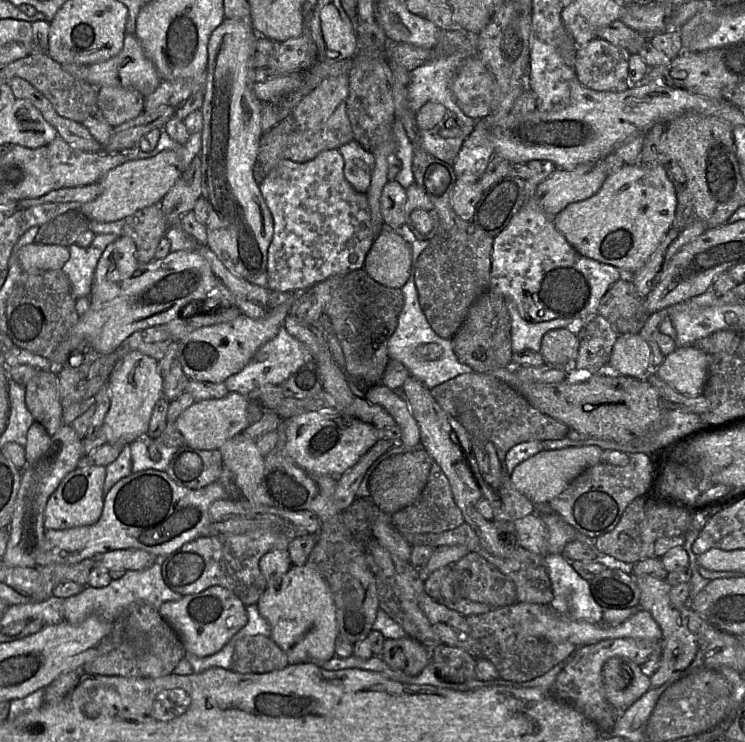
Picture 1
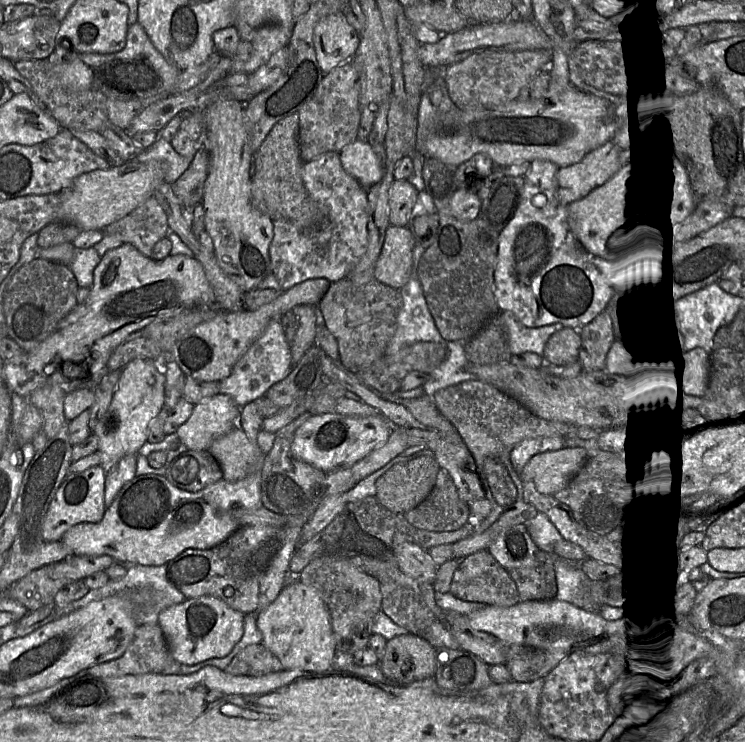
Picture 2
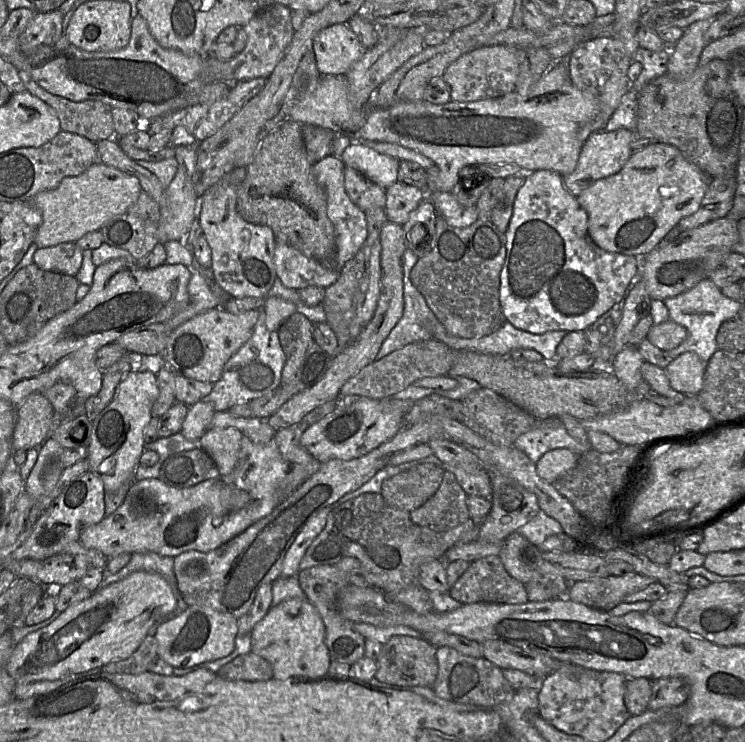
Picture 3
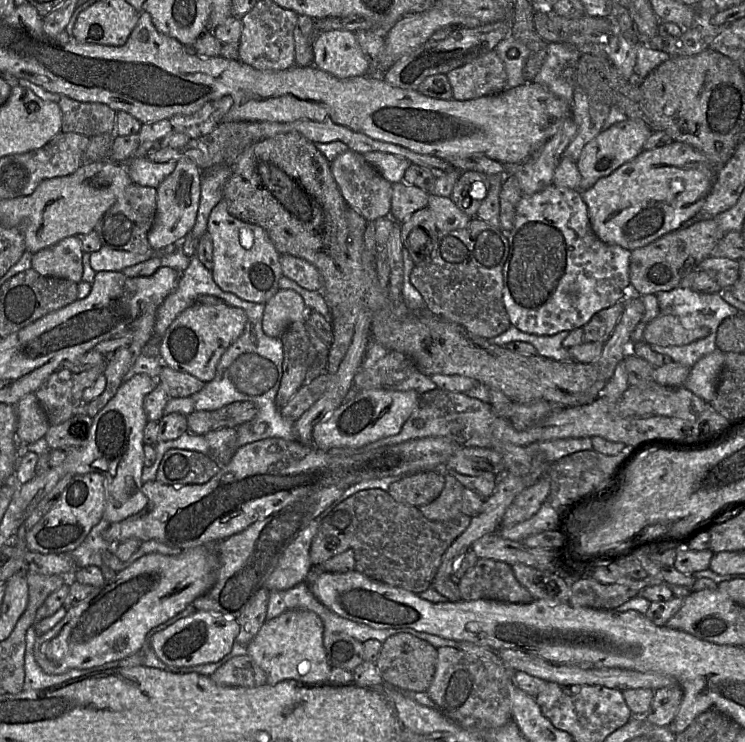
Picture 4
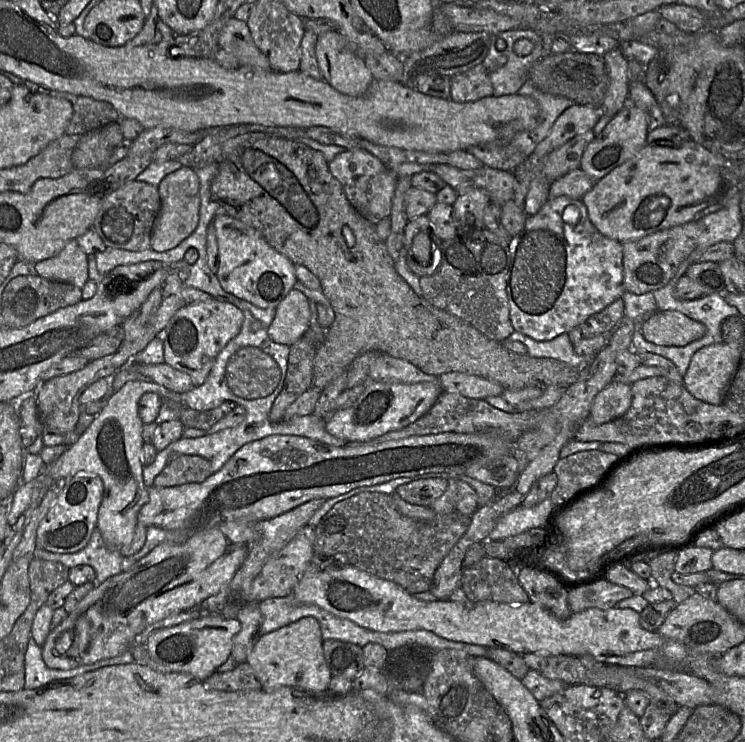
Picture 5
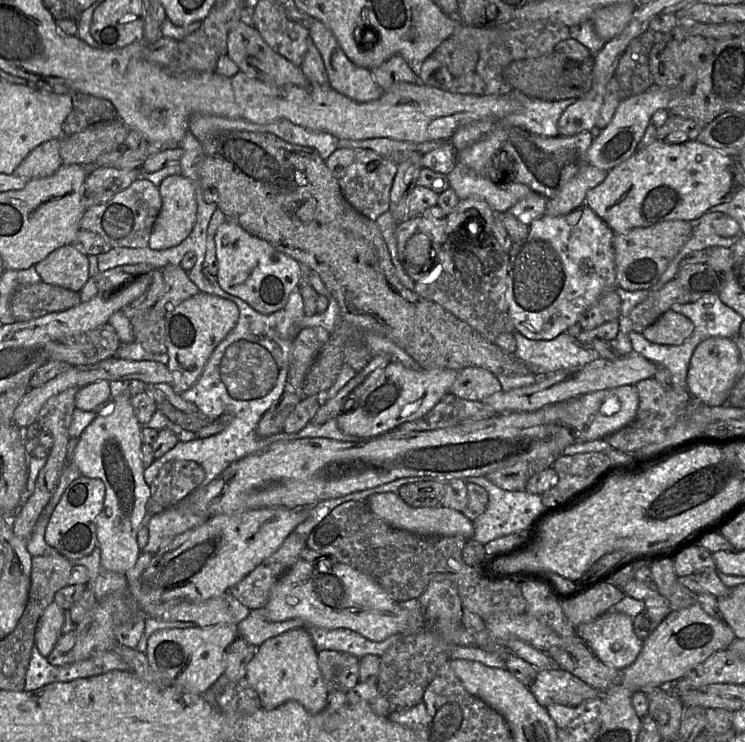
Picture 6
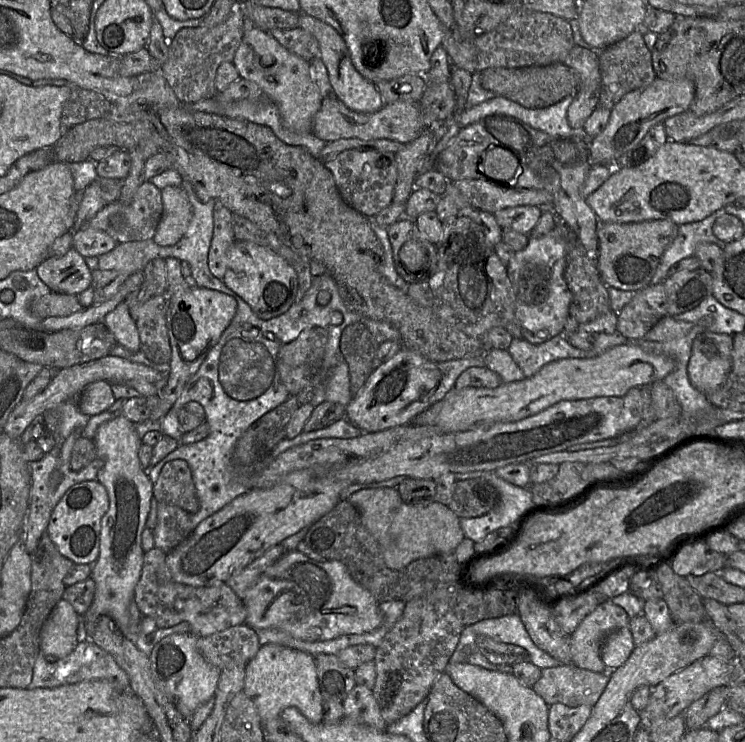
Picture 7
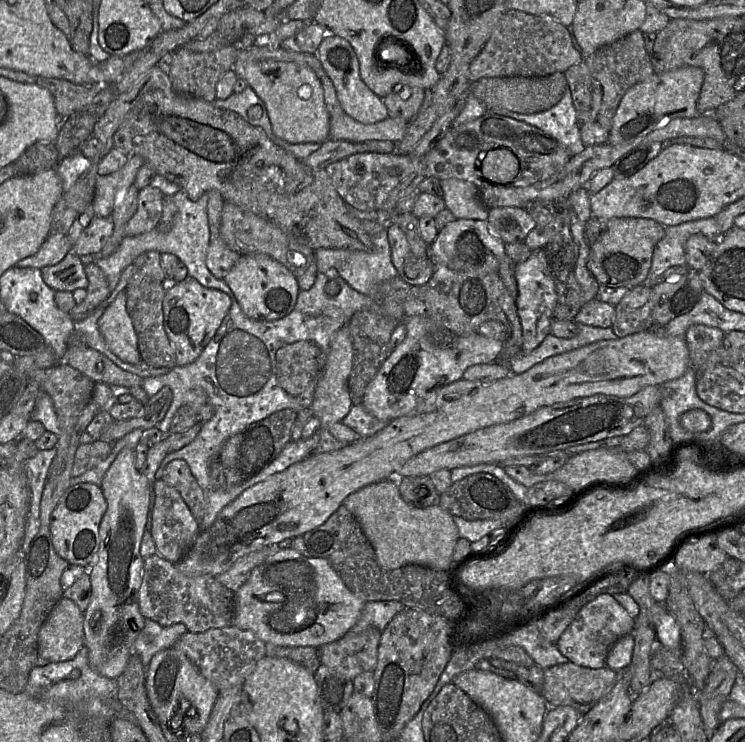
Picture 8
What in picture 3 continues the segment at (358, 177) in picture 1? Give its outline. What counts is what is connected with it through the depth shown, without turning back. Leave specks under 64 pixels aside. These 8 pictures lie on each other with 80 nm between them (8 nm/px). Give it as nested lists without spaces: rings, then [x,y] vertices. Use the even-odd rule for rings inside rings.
[[[352,141],[343,151],[341,160],[375,184],[388,188],[398,181],[400,160],[381,154],[360,141]]]

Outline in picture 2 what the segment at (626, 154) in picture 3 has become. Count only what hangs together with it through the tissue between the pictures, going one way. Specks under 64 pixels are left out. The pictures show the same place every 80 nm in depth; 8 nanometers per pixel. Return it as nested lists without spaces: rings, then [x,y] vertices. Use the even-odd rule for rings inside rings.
[[[611,140],[587,153],[581,161],[558,167],[557,196],[562,205],[587,196],[620,168],[620,149]]]

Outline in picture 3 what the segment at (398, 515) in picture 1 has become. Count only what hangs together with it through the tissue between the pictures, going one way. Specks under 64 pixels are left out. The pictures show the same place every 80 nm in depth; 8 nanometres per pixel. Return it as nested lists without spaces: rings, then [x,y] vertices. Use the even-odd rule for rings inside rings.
[[[449,471],[444,472],[437,492],[422,506],[410,512],[411,520],[423,527],[446,531],[470,519],[467,494]]]

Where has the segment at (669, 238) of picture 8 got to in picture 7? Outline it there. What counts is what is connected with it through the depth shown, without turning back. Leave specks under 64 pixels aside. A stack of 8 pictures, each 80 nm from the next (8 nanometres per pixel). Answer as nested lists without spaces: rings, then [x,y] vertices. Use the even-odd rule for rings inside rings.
[[[716,211],[703,220],[679,225],[677,236],[662,254],[651,283],[662,283],[667,278],[670,267],[686,257],[693,256],[700,243],[712,243],[723,248],[726,243],[717,238],[712,230],[720,215],[721,212]]]

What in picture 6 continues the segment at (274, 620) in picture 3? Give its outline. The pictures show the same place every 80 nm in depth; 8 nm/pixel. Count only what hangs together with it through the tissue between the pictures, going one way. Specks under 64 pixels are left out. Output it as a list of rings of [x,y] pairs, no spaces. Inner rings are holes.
[[[296,628],[270,638],[257,647],[246,668],[246,678],[259,695],[261,706],[273,710],[288,701],[296,701],[312,714],[319,714],[327,707],[328,687],[318,664],[318,653],[306,628]]]

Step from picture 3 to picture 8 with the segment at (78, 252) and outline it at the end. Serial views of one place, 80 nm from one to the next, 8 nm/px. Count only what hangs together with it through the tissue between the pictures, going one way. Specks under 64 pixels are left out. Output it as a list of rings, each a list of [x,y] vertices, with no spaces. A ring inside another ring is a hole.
[[[73,251],[59,263],[41,269],[44,282],[55,291],[73,292],[88,287],[84,264]]]

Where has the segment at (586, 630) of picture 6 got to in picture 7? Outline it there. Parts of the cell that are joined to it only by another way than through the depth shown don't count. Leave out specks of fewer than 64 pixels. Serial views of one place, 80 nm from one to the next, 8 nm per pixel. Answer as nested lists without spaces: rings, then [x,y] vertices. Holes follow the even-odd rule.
[[[629,627],[611,632],[601,646],[601,658],[607,670],[613,671],[623,665],[635,647]]]

